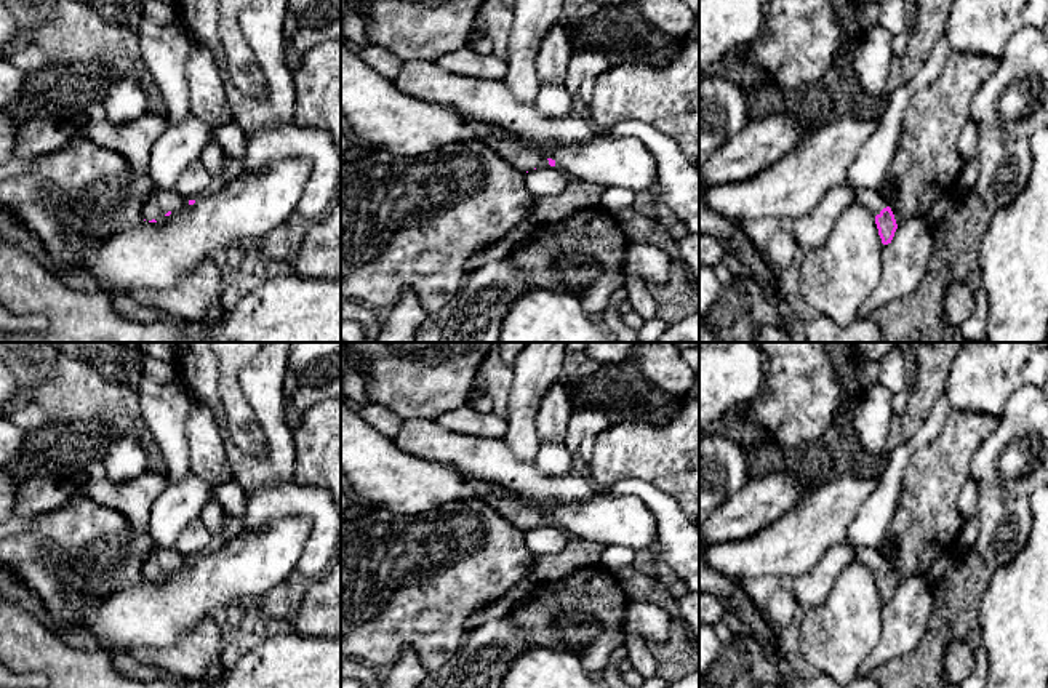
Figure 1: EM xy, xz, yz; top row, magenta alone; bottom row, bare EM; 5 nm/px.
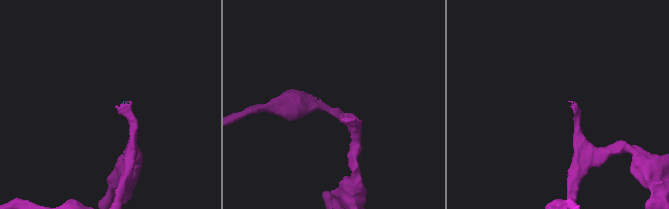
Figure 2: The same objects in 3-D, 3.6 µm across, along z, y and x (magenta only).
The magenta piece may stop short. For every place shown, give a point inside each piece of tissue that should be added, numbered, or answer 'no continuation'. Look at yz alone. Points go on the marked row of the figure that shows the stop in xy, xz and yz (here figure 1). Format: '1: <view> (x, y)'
1: yz (872, 199)

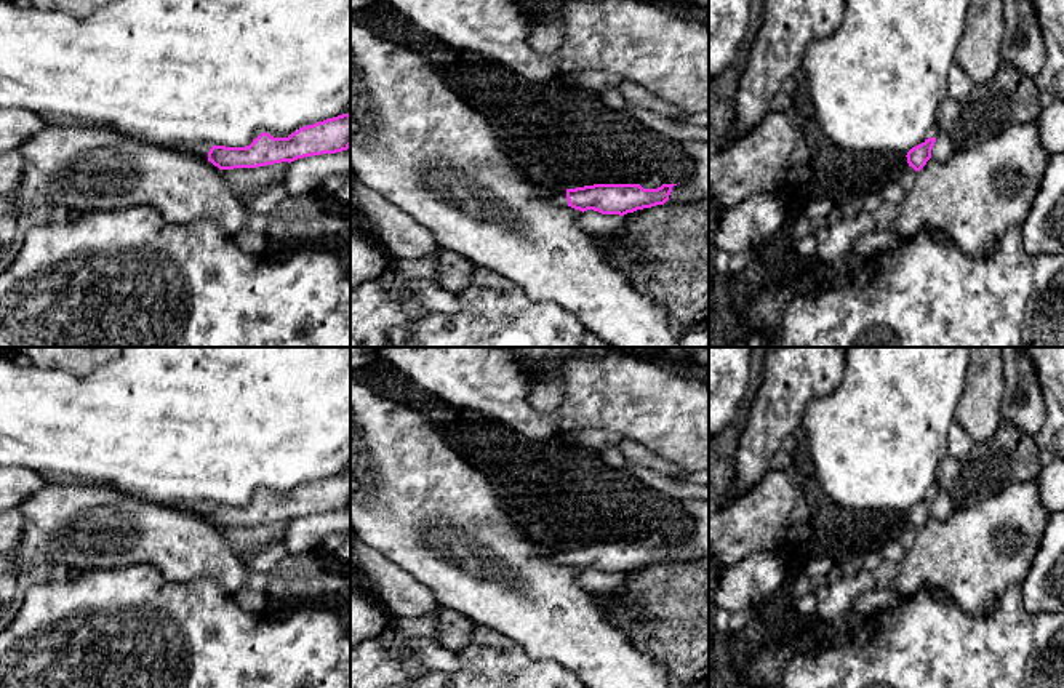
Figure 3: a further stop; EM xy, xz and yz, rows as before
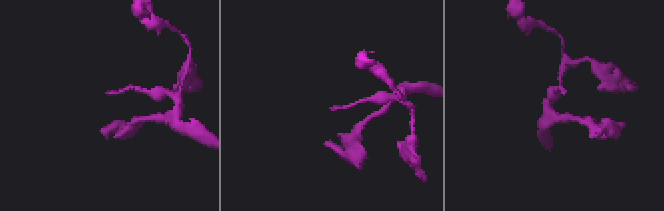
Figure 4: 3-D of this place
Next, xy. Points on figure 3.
1: xy (200, 149)

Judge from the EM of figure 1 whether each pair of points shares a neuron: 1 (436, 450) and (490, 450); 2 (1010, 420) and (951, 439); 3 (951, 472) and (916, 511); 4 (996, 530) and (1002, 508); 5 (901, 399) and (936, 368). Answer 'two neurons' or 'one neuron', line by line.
1: one neuron
2: two neurons
3: one neuron
4: one neuron
5: two neurons

